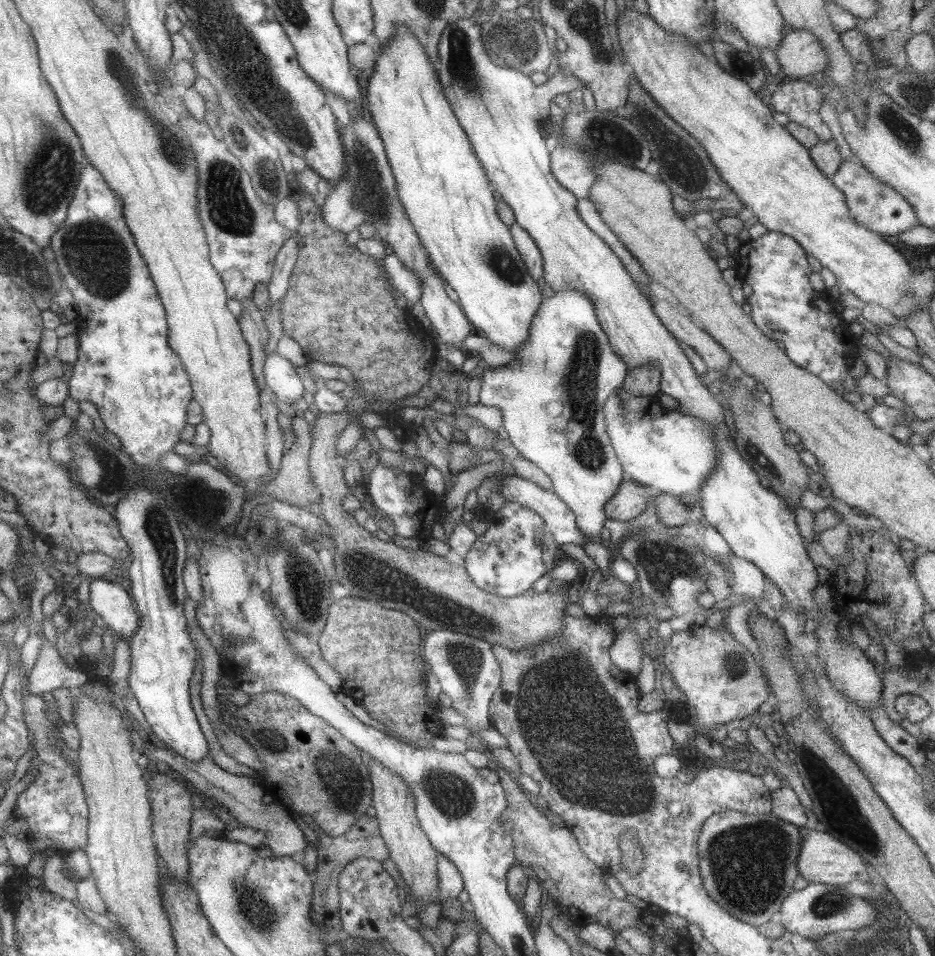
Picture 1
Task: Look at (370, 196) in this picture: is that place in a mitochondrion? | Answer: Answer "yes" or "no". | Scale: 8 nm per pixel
yes

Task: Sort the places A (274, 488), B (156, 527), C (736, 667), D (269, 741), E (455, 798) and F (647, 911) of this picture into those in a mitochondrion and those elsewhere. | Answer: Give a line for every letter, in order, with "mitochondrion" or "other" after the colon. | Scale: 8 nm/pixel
A: other
B: mitochondrion
C: mitochondrion
D: mitochondrion
E: mitochondrion
F: other

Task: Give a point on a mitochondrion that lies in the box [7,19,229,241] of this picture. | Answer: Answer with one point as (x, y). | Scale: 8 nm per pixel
(48, 179)

